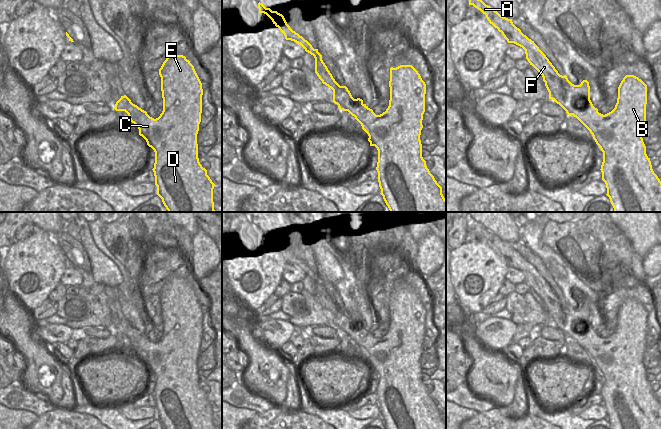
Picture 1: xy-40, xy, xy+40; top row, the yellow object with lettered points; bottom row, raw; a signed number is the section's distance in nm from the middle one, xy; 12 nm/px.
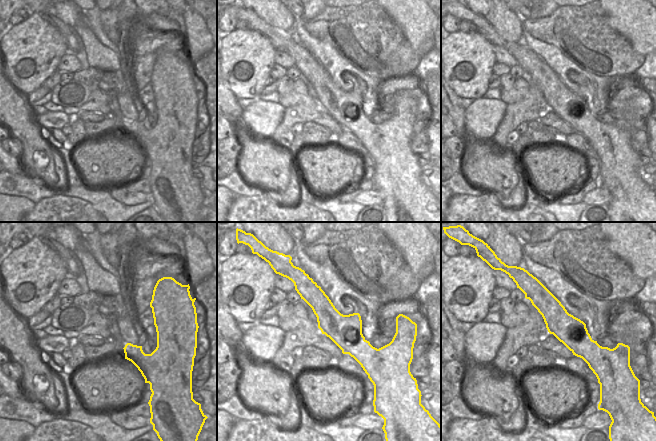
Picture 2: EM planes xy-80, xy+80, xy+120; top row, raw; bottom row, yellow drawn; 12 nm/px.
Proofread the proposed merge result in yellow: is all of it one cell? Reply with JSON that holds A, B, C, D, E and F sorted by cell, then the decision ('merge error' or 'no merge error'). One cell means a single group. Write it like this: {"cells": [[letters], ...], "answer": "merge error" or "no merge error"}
{"cells": [["A", "B", "C", "D", "E", "F"]], "answer": "no merge error"}

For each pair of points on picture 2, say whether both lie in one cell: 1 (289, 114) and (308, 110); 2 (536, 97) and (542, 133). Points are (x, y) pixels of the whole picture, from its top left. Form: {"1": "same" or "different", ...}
{"1": "same", "2": "different"}

